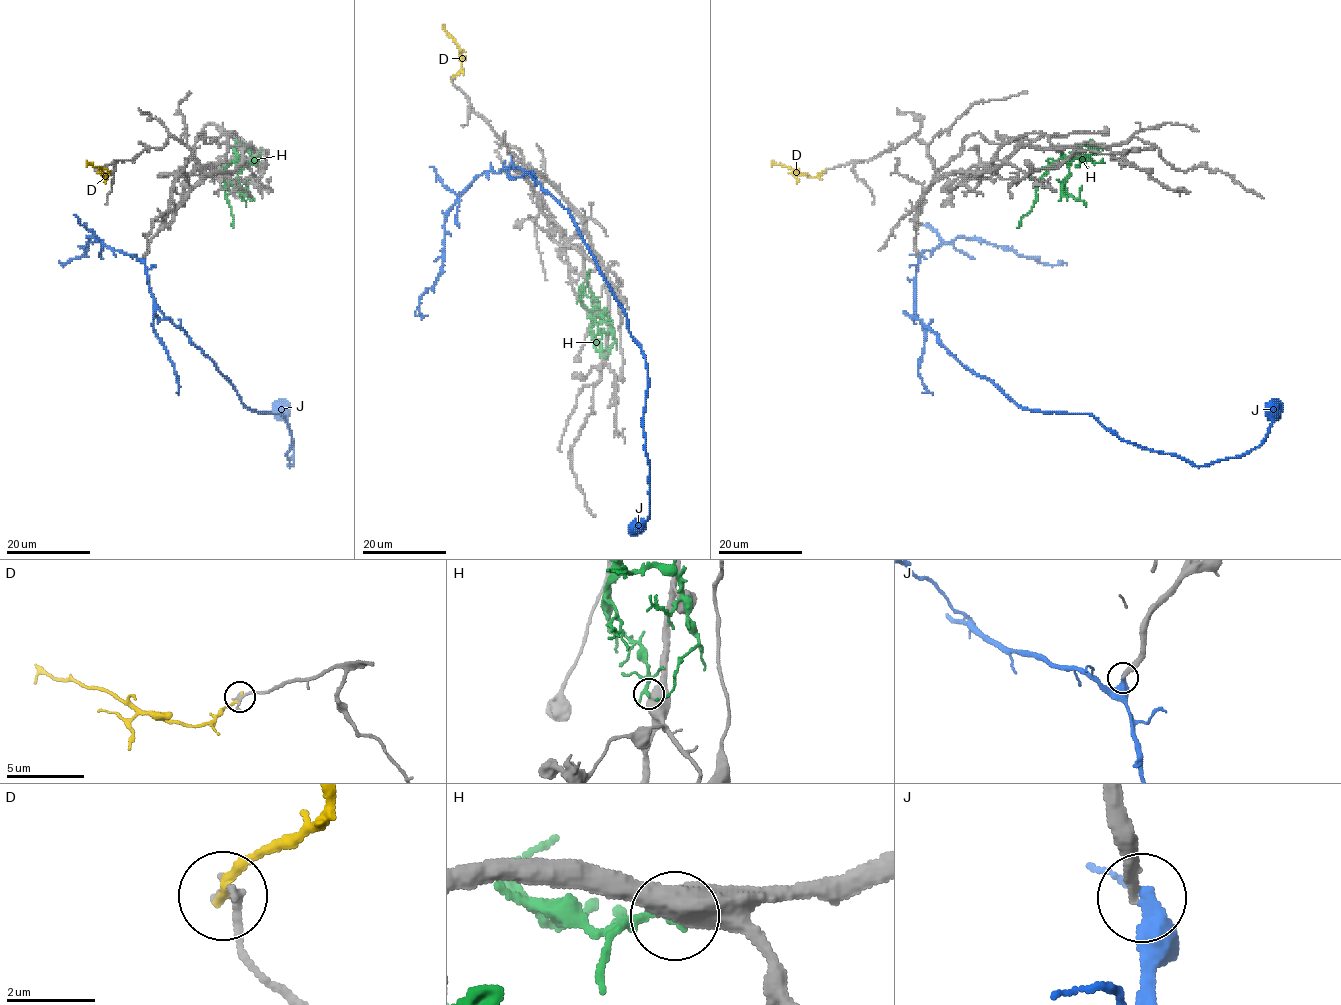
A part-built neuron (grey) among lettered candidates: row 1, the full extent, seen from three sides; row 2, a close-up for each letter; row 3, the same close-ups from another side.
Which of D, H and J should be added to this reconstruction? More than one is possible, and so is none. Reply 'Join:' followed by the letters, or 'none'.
Join: J

